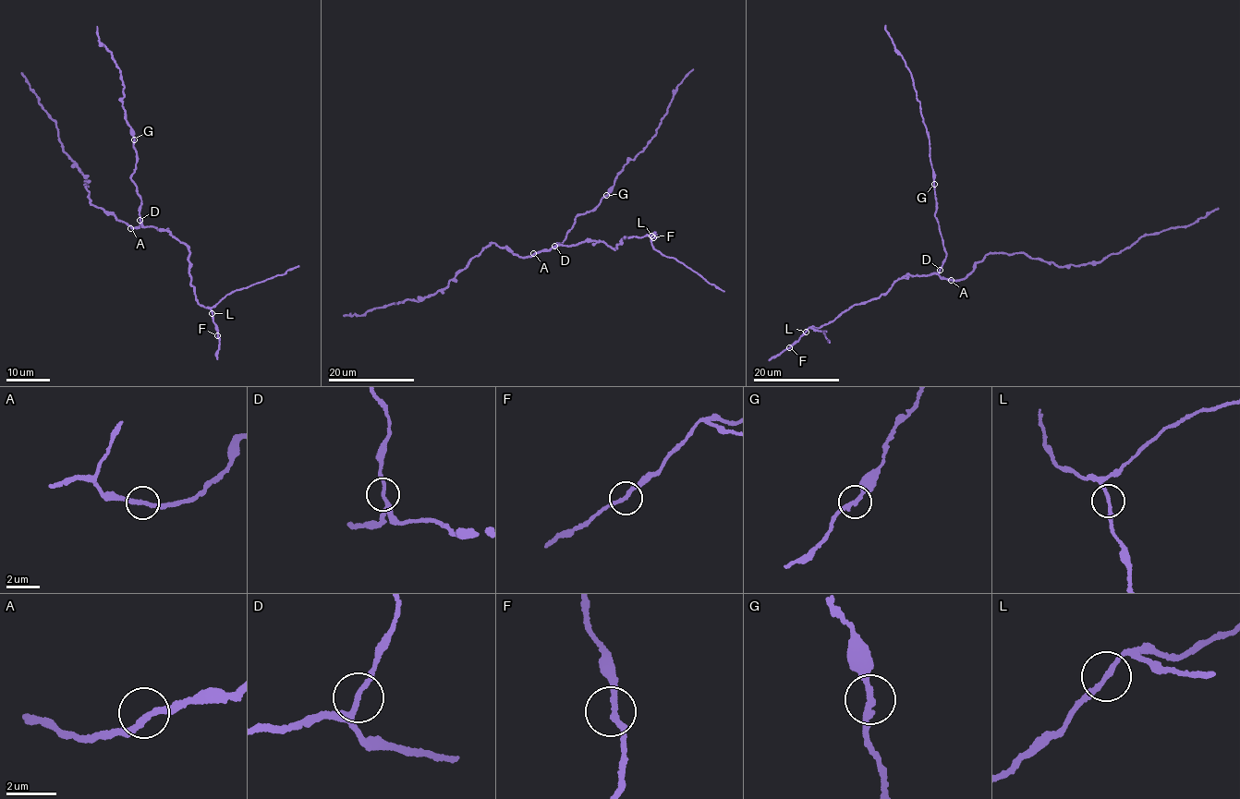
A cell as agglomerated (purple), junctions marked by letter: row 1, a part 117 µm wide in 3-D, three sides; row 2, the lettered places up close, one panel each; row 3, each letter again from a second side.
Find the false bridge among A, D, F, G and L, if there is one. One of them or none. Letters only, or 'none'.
none

